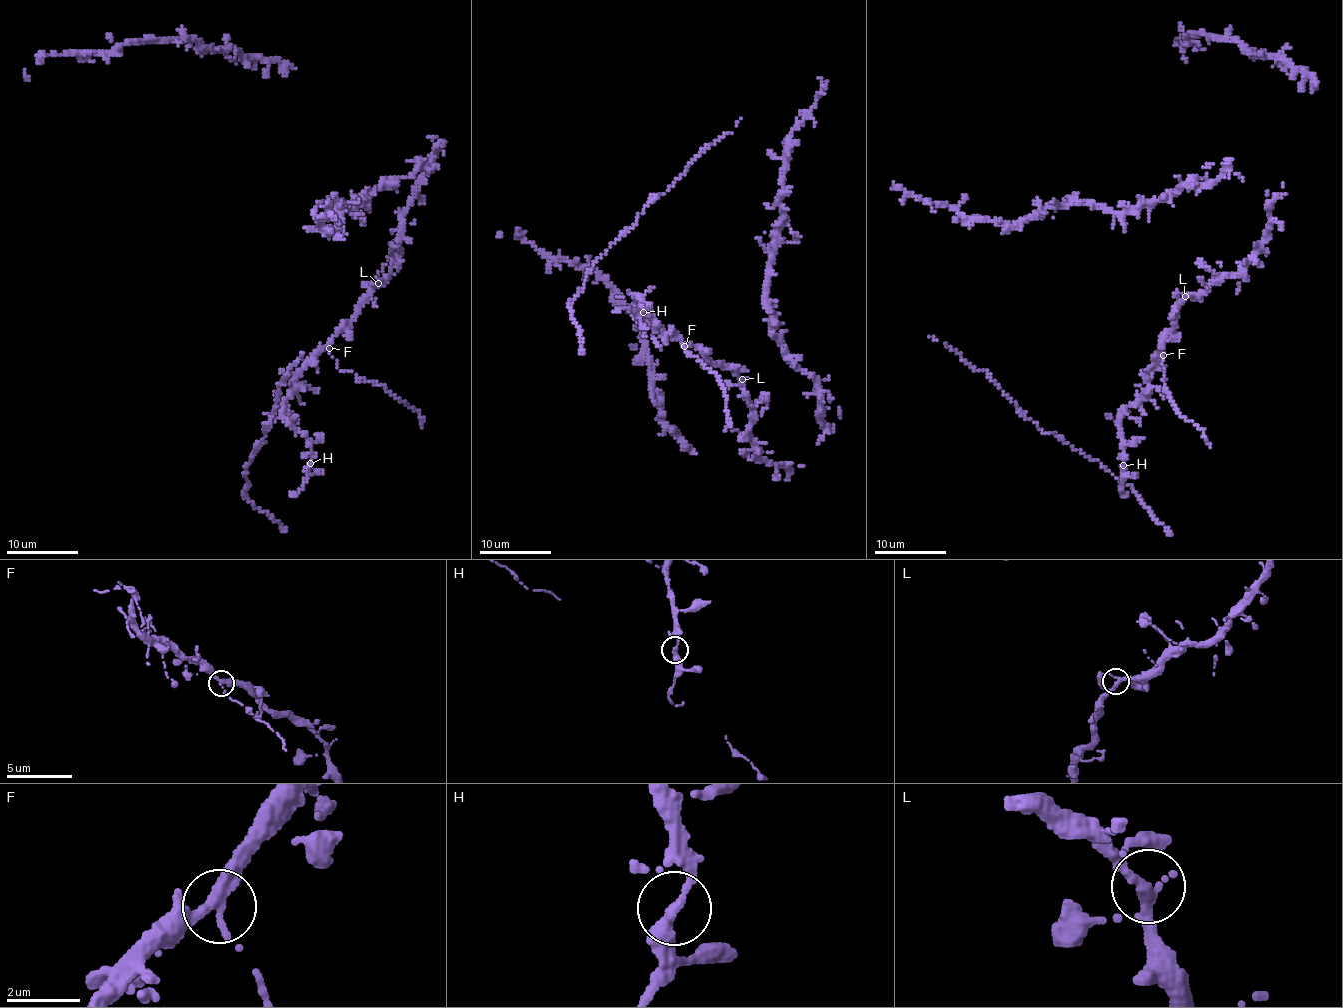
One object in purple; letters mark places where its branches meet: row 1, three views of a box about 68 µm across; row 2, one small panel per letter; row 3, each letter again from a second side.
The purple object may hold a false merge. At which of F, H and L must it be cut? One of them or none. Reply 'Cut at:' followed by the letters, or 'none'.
Cut at: F

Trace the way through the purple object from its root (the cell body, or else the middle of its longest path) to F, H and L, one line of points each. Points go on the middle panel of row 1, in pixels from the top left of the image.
F: (743, 393), (741, 377), (693, 347), (684, 346)
H: (743, 393), (741, 377), (640, 317), (636, 301), (639, 295), (649, 308), (647, 313), (643, 312)
L: (743, 393), (742, 379)

